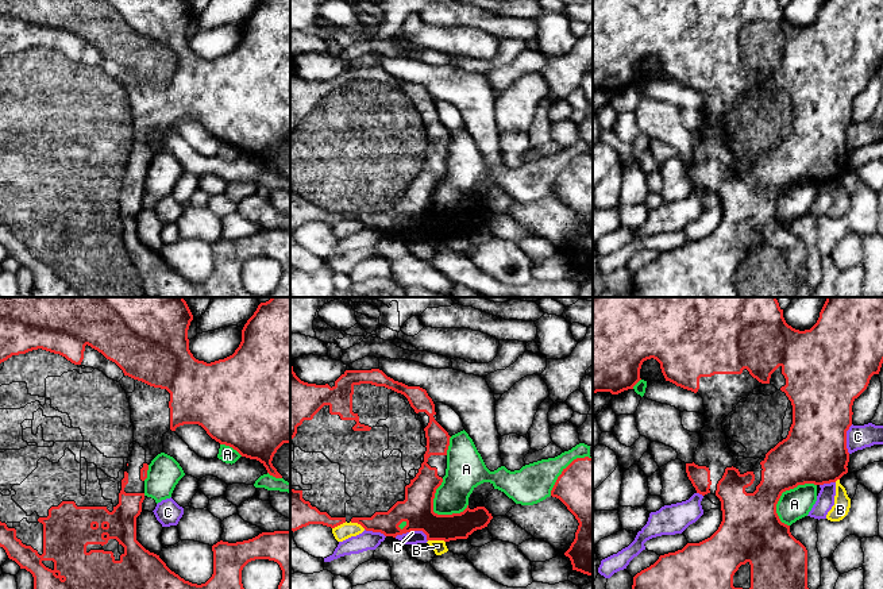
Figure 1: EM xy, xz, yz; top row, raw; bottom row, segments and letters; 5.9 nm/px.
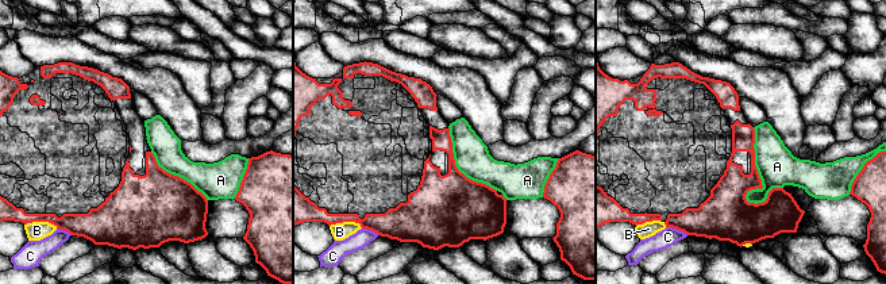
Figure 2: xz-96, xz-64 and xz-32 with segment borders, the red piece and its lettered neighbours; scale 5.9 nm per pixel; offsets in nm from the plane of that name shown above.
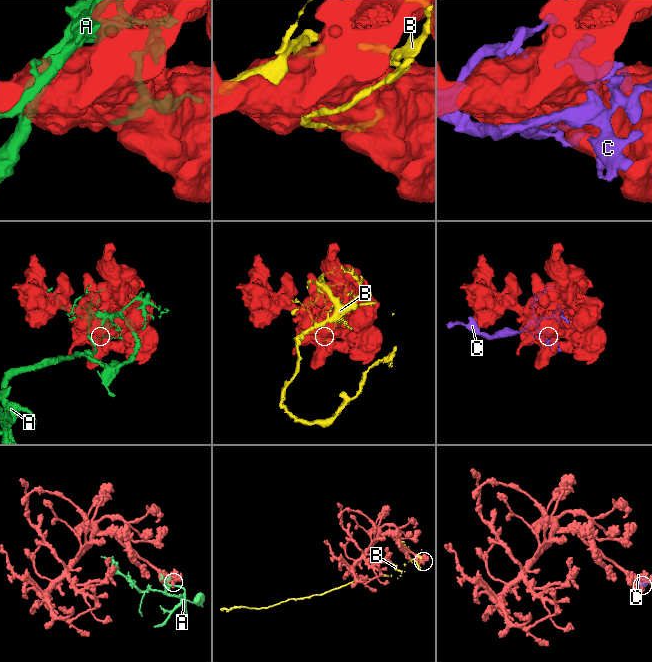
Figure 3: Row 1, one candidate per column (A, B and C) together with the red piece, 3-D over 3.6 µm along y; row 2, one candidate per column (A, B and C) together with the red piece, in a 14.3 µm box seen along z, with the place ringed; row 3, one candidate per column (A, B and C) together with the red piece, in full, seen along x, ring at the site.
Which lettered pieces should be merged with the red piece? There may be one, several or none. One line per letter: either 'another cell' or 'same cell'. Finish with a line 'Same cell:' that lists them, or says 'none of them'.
A: another cell
B: another cell
C: another cell
Same cell: none of them

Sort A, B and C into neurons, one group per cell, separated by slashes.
A / B / C

